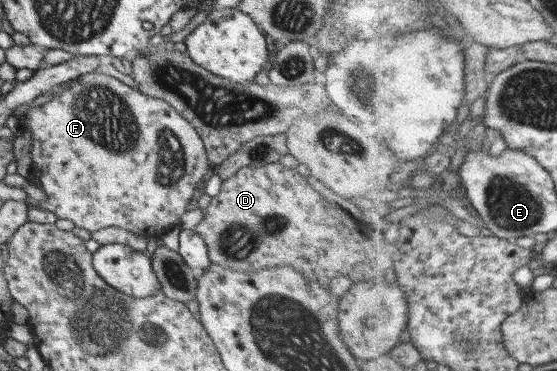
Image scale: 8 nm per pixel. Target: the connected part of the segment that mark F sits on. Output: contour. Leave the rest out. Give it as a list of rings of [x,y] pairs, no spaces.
[[[94,71],[72,79],[67,89],[63,88],[63,84],[58,84],[56,87],[52,87],[52,91],[59,92],[59,94],[39,106],[31,106],[26,113],[18,117],[22,131],[26,129],[31,131],[30,154],[32,165],[28,180],[34,183],[47,196],[45,201],[41,203],[36,203],[27,198],[24,203],[26,207],[39,207],[43,211],[49,211],[49,213],[55,215],[57,220],[69,220],[75,227],[88,232],[95,232],[107,227],[117,227],[131,232],[135,236],[141,236],[143,233],[153,235],[157,231],[159,235],[164,237],[167,230],[177,227],[179,217],[188,211],[186,207],[193,195],[193,190],[196,186],[201,185],[203,176],[207,175],[207,170],[212,167],[206,158],[204,145],[196,129],[166,101],[145,95],[115,78]]]

